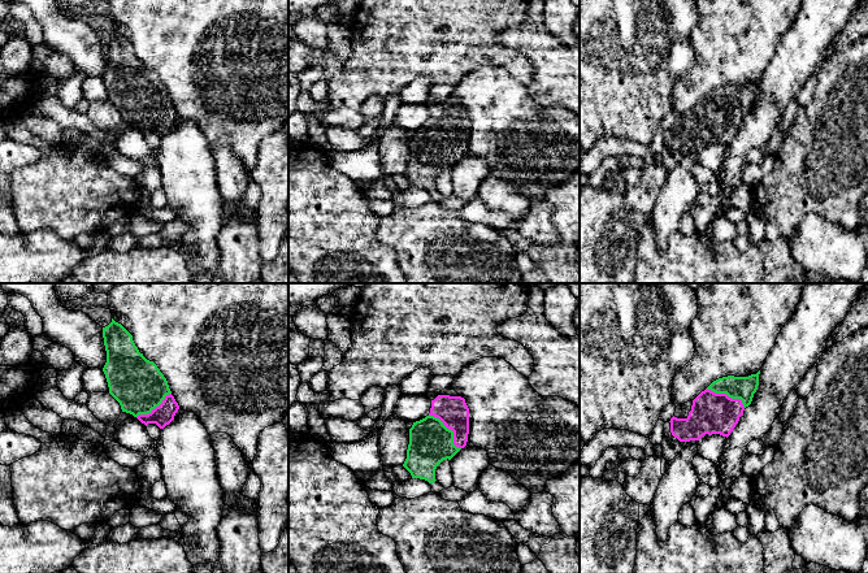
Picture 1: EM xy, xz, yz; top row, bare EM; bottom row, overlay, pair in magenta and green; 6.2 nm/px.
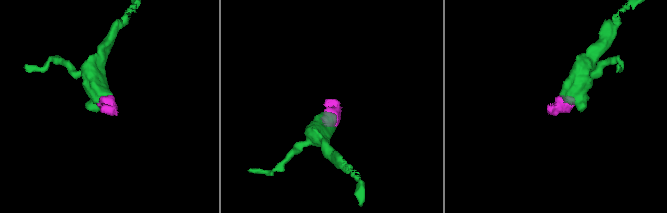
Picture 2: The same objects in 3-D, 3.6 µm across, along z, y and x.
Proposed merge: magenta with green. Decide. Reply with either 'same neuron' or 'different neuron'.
same neuron

